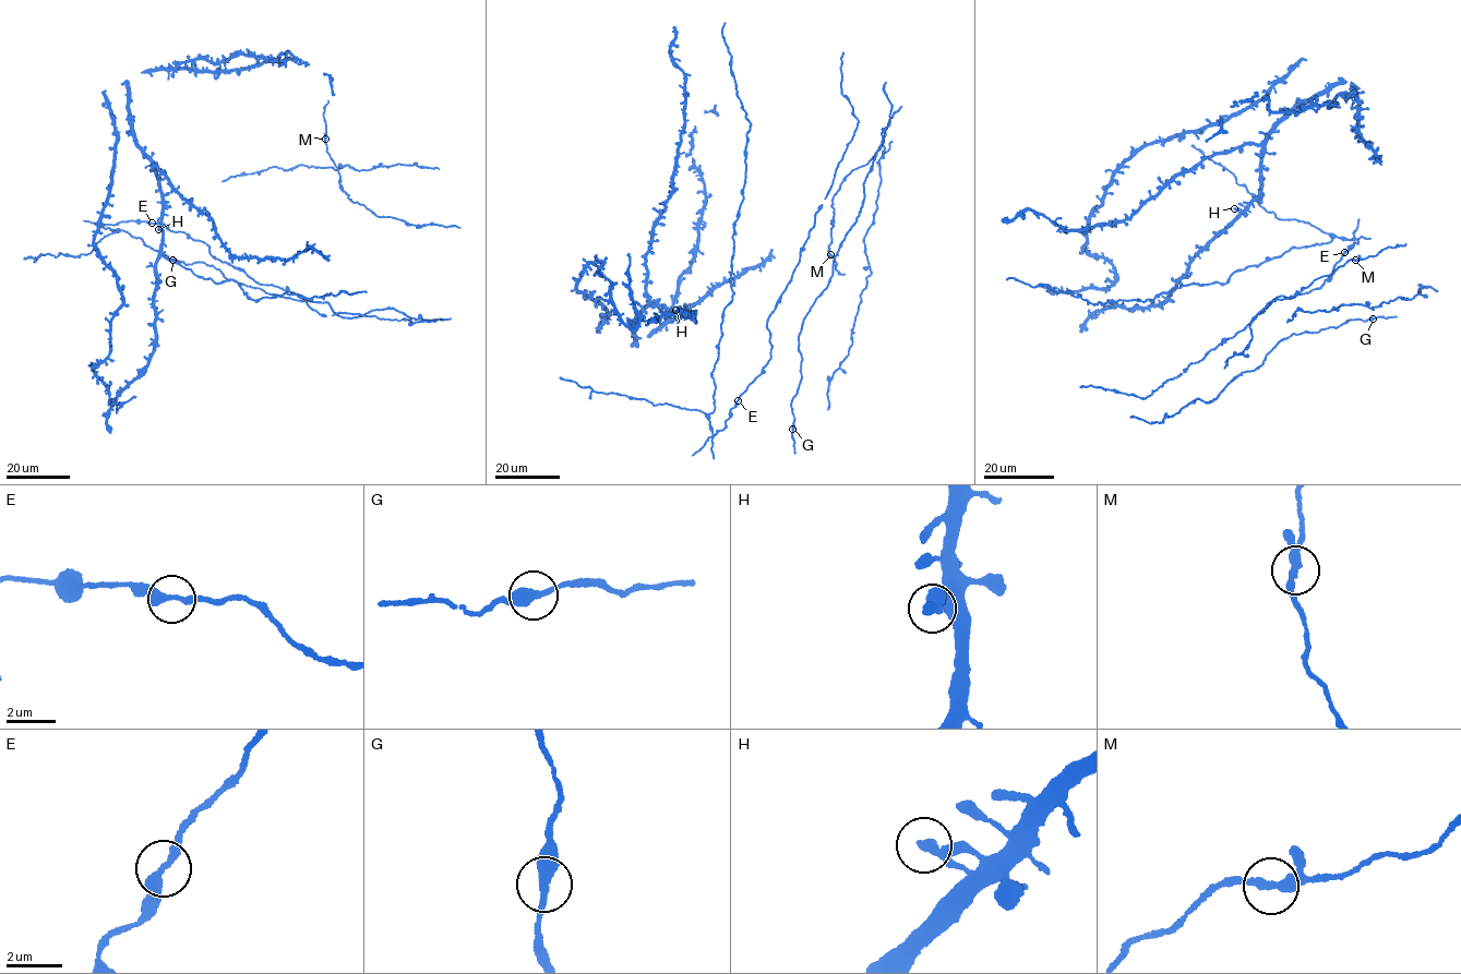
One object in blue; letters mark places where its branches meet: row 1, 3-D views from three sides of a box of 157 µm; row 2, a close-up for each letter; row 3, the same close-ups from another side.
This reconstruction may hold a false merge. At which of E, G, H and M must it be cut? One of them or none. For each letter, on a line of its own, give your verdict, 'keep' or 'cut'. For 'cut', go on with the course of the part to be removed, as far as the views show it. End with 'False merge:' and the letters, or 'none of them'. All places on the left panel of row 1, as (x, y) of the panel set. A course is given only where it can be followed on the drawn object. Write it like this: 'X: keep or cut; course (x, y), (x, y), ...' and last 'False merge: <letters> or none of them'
E: keep
G: keep
H: keep
M: keep
False merge: none of them

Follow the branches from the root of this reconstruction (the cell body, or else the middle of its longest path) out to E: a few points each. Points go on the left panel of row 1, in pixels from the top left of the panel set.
E: (213, 256), (203, 241), (152, 223)

